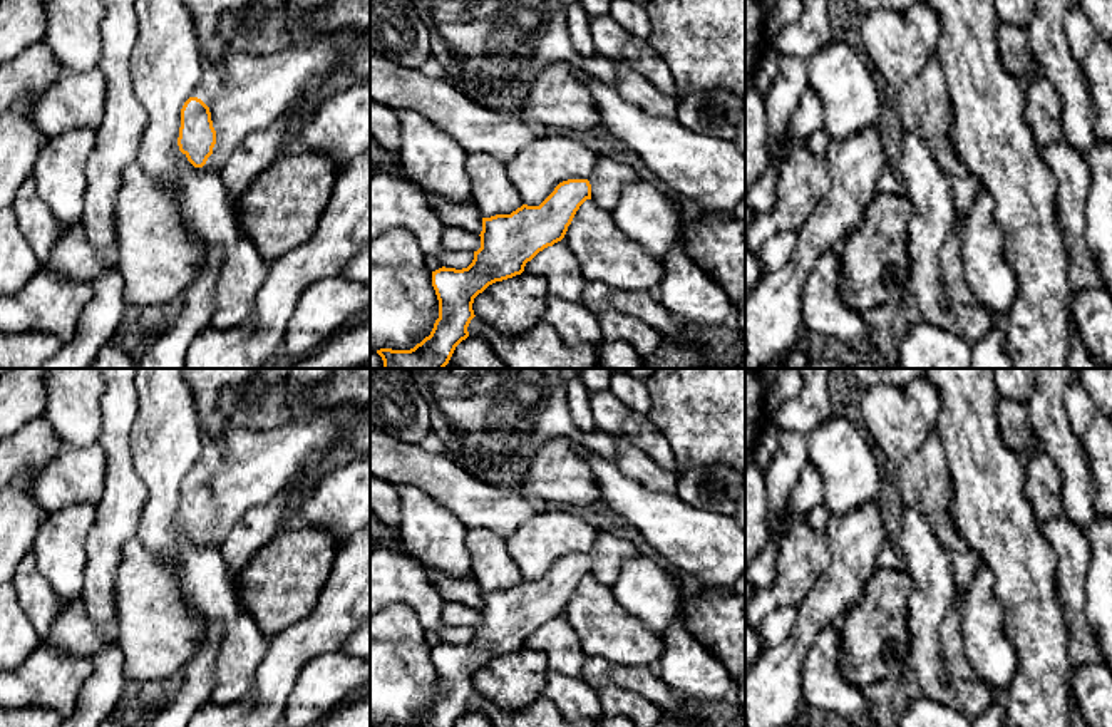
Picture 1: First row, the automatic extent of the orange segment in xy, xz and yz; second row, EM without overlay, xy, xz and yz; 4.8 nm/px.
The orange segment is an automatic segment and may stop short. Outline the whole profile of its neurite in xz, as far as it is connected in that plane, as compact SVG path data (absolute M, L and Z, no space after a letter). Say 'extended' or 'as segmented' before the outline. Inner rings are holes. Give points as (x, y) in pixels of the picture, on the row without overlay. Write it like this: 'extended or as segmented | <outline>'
extended | M598 531L593 548L586 554L568 554L559 558L554 566L539 580L523 580L511 590L482 593L481 623L474 626L474 635L467 643L439 643L432 647L432 662L439 675L439 693L429 712L410 725L380 724L377 727L454 727L469 712L467 702L476 692L474 673L489 660L521 650L528 637L539 626L561 616L576 586L586 575L593 575L598 583L610 588L618 581L621 566L628 559L638 558L638 546L613 533Z

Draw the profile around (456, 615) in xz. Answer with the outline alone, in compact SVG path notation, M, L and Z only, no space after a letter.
M445 603L442 610L445 625L450 626L477 626L481 623L481 611L467 608L459 603Z

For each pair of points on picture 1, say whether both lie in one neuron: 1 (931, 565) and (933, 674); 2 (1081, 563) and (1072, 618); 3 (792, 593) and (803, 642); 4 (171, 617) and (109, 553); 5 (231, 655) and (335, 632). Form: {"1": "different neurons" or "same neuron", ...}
{"1": "same neuron", "2": "same neuron", "3": "different neurons", "4": "different neurons", "5": "different neurons"}

